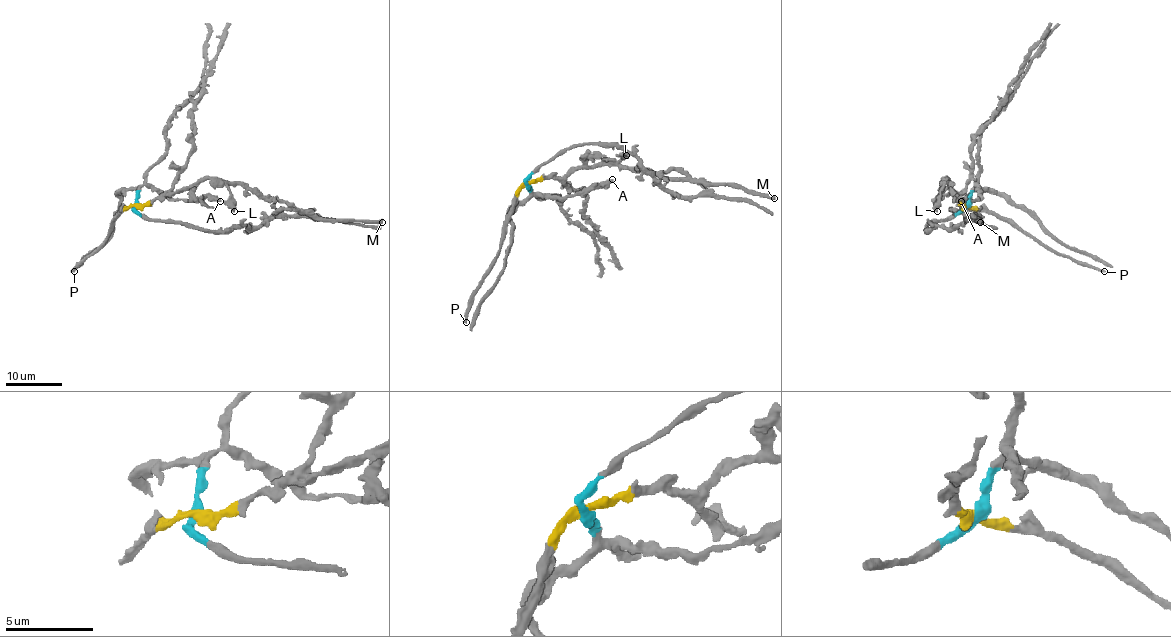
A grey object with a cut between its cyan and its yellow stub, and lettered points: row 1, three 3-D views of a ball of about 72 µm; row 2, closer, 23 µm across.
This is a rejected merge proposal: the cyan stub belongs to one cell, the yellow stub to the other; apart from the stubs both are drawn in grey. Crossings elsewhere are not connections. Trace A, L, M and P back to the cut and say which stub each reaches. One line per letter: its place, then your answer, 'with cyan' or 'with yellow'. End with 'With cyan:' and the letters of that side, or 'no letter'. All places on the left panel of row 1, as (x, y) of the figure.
A: (220, 201) | with cyan
L: (234, 211) | with yellow
M: (382, 222) | with yellow
P: (74, 271) | with yellow
With cyan: A

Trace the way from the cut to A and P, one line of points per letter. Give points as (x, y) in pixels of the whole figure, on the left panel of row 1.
A: (135, 205), (136, 195), (143, 185), (160, 189), (171, 199), (214, 198), (220, 200)
P: (135, 205), (114, 220), (104, 242), (73, 272)

